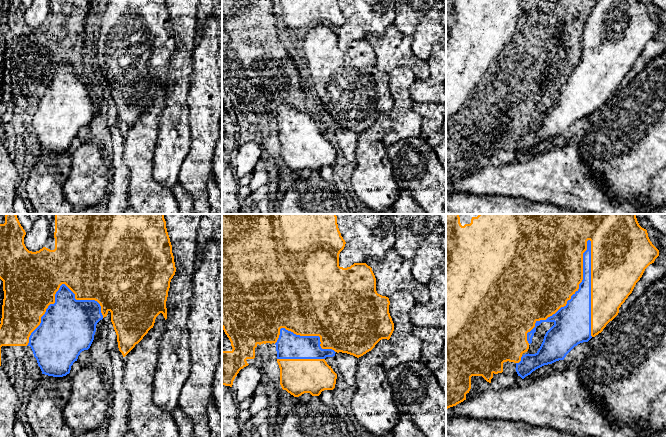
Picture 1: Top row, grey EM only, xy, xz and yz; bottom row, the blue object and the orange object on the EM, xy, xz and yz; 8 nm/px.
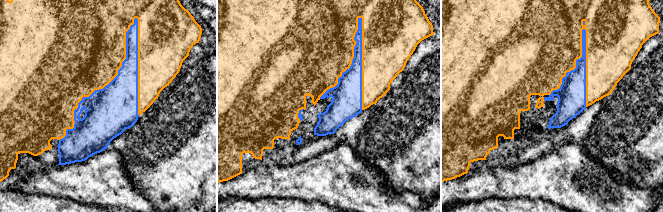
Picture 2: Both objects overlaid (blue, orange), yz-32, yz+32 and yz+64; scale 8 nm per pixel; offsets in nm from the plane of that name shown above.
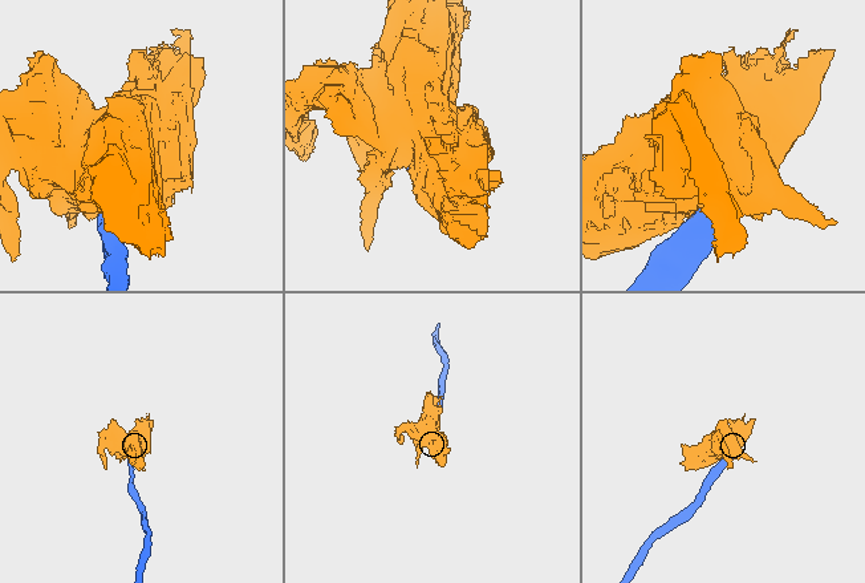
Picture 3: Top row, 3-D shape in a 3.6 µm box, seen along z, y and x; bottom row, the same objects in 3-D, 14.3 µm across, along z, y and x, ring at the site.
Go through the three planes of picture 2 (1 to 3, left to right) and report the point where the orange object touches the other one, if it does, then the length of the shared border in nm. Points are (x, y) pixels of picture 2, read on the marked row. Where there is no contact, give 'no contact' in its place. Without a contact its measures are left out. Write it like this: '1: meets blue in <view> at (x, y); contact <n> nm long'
1: meets blue in yz-32 at (105, 86); contact 1150 nm long
2: meets blue in yz+32 at (353, 59); contact 750 nm long
3: meets blue in yz+64 at (576, 64); contact 650 nm long

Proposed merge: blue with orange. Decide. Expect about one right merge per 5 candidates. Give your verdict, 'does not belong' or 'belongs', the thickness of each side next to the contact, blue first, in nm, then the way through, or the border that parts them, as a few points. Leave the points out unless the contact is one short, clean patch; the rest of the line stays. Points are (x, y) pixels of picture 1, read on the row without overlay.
belongs; calibres 300 and 480 nm

